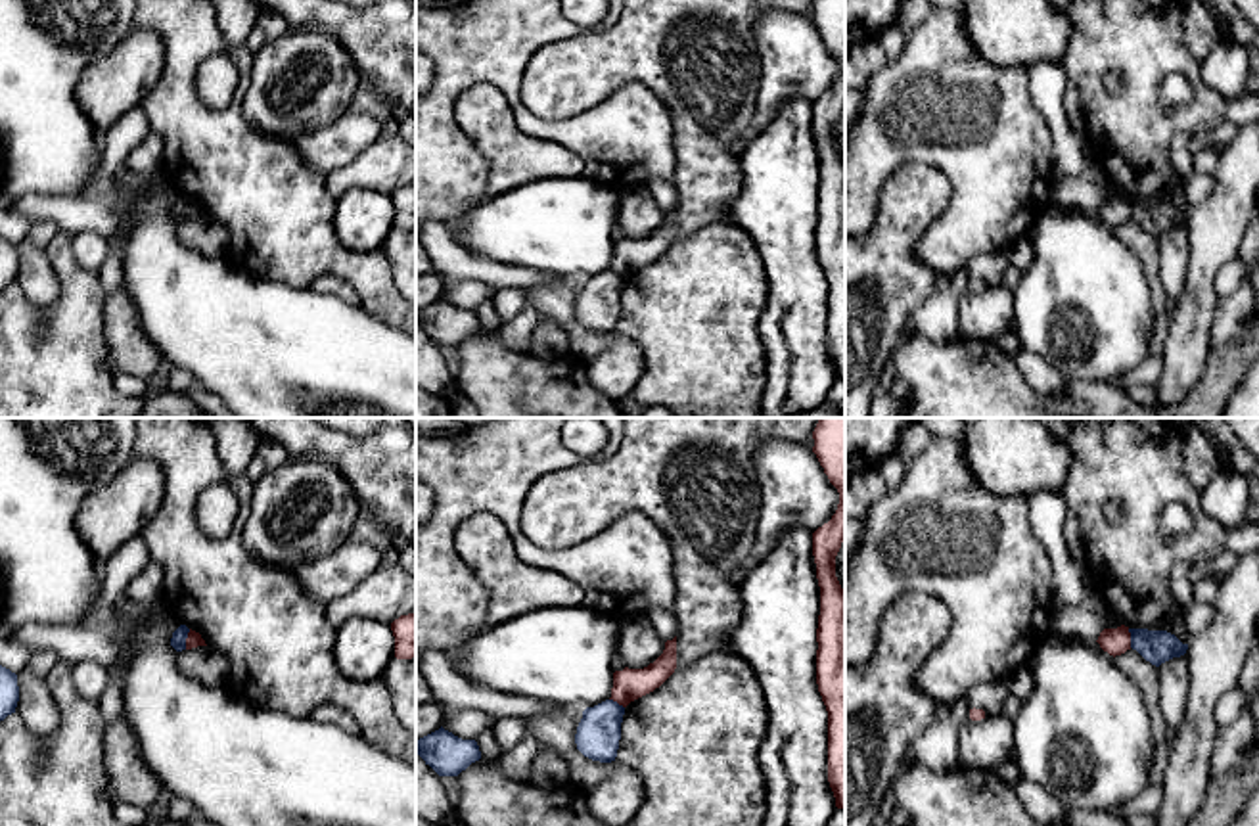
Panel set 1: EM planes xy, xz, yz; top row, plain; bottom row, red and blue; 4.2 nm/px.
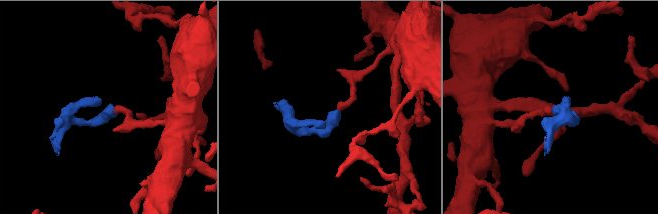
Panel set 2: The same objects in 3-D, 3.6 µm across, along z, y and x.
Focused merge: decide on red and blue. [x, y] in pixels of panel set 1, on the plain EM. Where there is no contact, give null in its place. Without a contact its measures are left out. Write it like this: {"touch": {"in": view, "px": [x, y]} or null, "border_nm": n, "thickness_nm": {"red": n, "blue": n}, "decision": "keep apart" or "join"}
{"touch": {"in": "xy", "px": [186, 209]}, "border_nm": 90, "thickness_nm": {"red": 70, "blue": 60}, "decision": "keep apart"}

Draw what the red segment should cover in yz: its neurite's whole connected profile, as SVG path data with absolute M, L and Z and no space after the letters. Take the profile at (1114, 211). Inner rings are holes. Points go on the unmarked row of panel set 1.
M1121 195L1117 199L1104 199L1096 211L1104 222L1110 226L1121 226L1131 220L1129 197Z

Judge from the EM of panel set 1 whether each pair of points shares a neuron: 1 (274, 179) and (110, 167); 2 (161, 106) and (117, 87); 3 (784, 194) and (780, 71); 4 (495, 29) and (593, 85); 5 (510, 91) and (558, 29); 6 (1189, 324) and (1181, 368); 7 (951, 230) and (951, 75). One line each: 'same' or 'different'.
1: different
2: different
3: different
4: different
5: same
6: same
7: same

